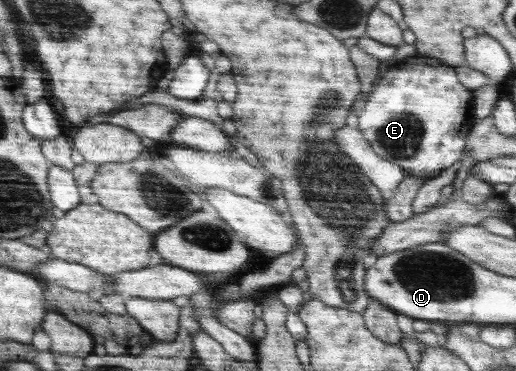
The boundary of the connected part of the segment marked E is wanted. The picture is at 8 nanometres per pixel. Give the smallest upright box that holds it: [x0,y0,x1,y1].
[357,55,477,175]

